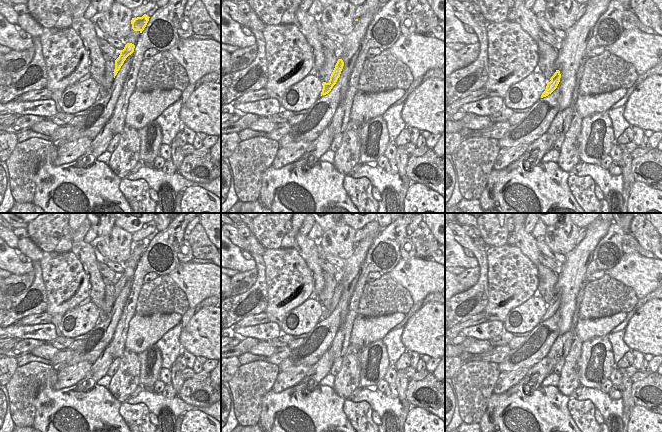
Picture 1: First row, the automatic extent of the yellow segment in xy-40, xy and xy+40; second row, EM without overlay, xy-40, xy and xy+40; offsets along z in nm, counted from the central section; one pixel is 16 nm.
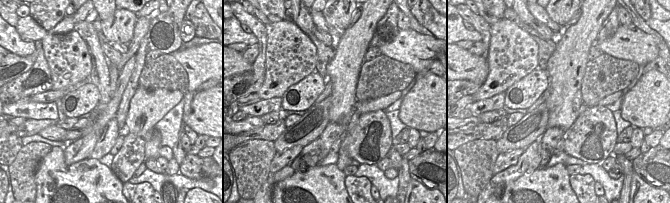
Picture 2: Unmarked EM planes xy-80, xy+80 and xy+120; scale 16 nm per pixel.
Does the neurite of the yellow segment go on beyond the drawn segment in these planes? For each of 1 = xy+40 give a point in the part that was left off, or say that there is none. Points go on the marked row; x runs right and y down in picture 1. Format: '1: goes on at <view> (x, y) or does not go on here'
1: does not go on here

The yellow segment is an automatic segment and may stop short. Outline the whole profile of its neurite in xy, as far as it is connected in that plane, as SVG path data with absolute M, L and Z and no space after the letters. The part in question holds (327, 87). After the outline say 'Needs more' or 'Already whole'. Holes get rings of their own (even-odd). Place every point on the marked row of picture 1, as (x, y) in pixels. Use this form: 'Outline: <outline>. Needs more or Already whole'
Outline: M338 59L338 61L337 61L337 63L335 65L335 68L334 68L334 70L333 70L333 72L332 72L332 74L330 76L329 82L328 83L323 82L323 89L322 89L322 92L321 92L321 96L326 95L331 91L333 86L336 84L338 78L340 77L343 66L344 66L343 60Z. Already whole

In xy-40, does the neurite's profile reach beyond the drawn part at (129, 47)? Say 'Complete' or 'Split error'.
Complete

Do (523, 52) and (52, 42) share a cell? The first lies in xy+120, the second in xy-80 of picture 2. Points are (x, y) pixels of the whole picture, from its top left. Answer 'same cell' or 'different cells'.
same cell

